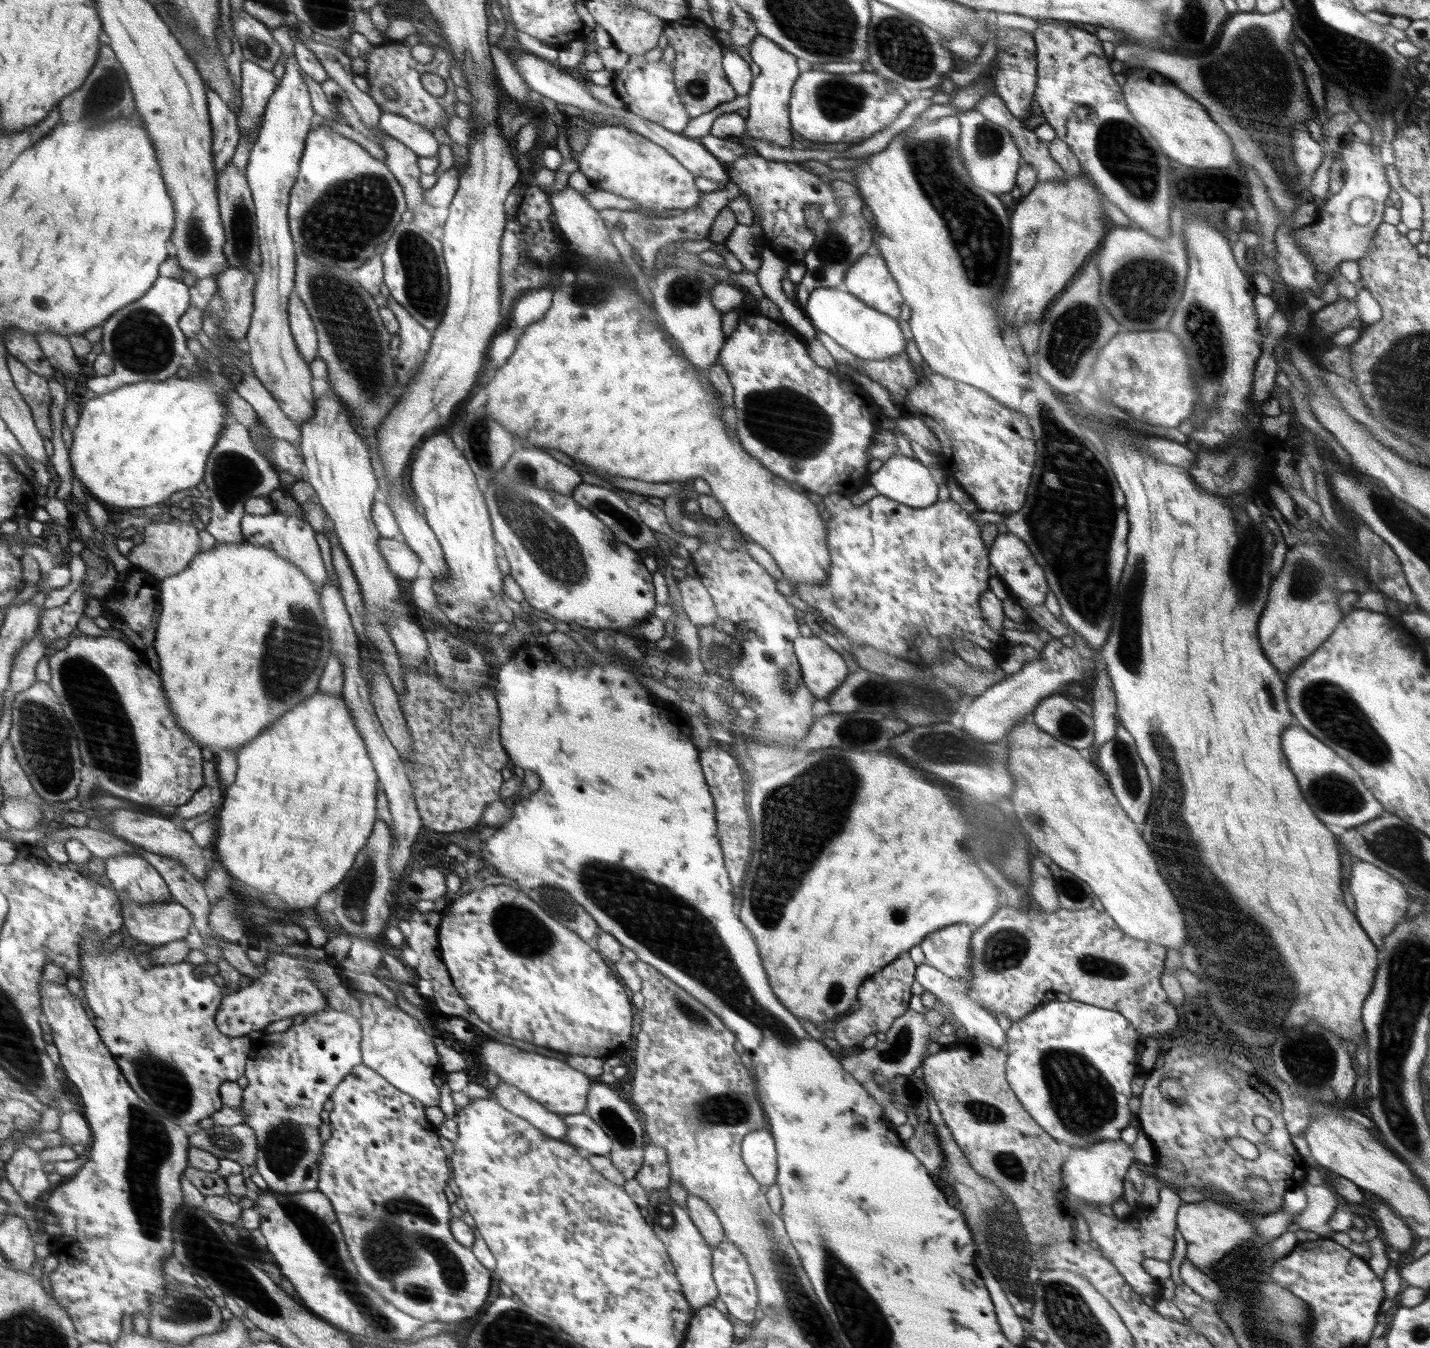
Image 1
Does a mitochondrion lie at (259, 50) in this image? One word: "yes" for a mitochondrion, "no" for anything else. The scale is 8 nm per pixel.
yes

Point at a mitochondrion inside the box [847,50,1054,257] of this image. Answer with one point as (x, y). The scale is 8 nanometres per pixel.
(987, 143)

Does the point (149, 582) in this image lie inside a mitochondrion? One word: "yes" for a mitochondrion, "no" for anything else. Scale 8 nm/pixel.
no

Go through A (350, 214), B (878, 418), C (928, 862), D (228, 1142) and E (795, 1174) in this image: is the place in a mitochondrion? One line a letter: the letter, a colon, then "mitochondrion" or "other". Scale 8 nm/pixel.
A: mitochondrion
B: other
C: other
D: mitochondrion
E: mitochondrion

